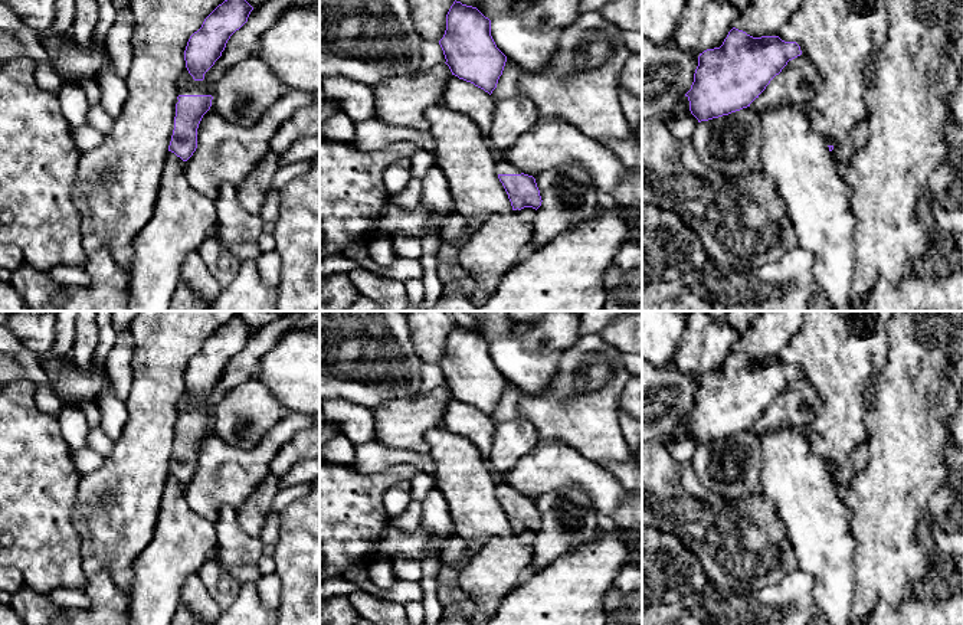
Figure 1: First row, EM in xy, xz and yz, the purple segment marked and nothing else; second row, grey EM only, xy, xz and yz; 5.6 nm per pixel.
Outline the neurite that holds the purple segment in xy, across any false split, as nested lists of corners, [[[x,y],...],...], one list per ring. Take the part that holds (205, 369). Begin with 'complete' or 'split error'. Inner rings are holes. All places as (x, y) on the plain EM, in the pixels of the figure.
split error | [[[236,314],[204,341],[187,364],[184,383],[193,402],[178,413],[168,468],[168,474],[183,484],[196,474],[199,446],[212,429],[214,406],[204,405],[204,396],[222,379],[230,359],[248,344],[252,333],[253,330]]]

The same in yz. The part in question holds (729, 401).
complete | [[[733,350],[720,370],[698,379],[691,412],[691,436],[708,444],[750,429],[789,383],[802,377],[796,364],[753,360]]]

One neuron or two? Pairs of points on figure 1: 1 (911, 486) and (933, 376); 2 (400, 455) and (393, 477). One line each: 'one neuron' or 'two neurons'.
1: one neuron
2: two neurons

